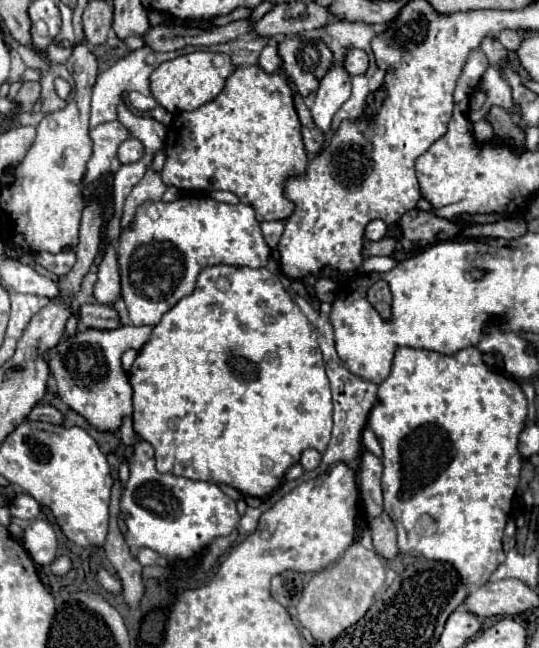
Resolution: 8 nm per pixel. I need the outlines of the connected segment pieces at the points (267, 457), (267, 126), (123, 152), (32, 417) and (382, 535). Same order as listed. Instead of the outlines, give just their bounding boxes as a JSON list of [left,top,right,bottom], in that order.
[[128,265,332,497],[164,65,308,221],[118,137,144,165],[28,405,64,423],[368,513,398,559]]

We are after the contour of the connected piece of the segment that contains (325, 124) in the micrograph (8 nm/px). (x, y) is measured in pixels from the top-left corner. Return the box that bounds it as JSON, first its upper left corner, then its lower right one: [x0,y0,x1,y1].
[310,63,350,133]

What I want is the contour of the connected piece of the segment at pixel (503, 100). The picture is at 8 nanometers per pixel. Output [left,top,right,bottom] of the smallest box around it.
[480,67,516,113]

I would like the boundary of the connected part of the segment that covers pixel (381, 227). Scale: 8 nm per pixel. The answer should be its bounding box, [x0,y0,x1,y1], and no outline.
[366,219,388,241]

